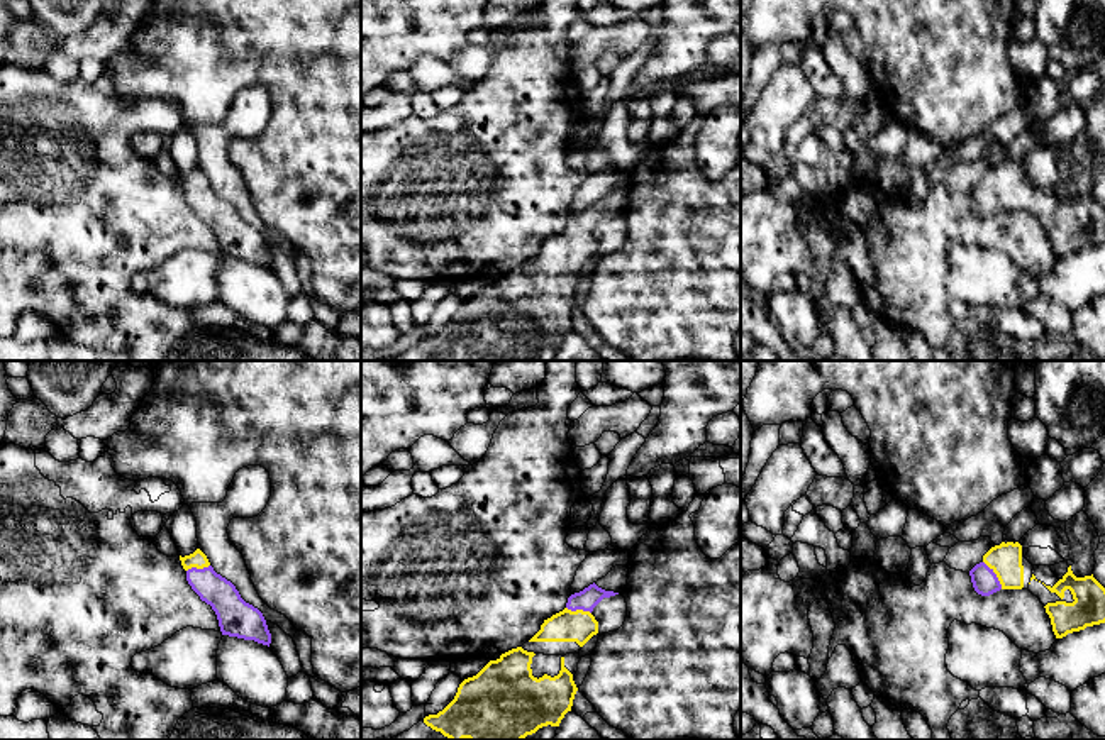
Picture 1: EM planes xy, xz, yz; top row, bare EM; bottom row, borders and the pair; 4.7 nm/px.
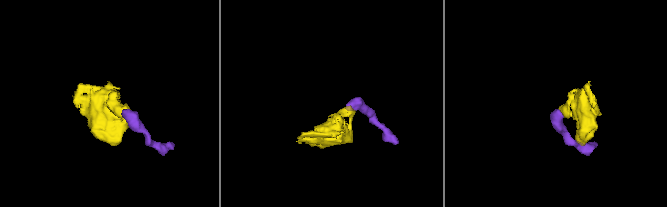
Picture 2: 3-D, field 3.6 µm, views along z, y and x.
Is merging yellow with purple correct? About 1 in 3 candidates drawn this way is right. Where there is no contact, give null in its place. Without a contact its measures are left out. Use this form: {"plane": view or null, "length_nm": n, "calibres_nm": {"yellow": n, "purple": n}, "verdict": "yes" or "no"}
{"plane": "yz", "length_nm": 160, "calibres_nm": {"yellow": 160, "purple": 120}, "verdict": "yes"}

